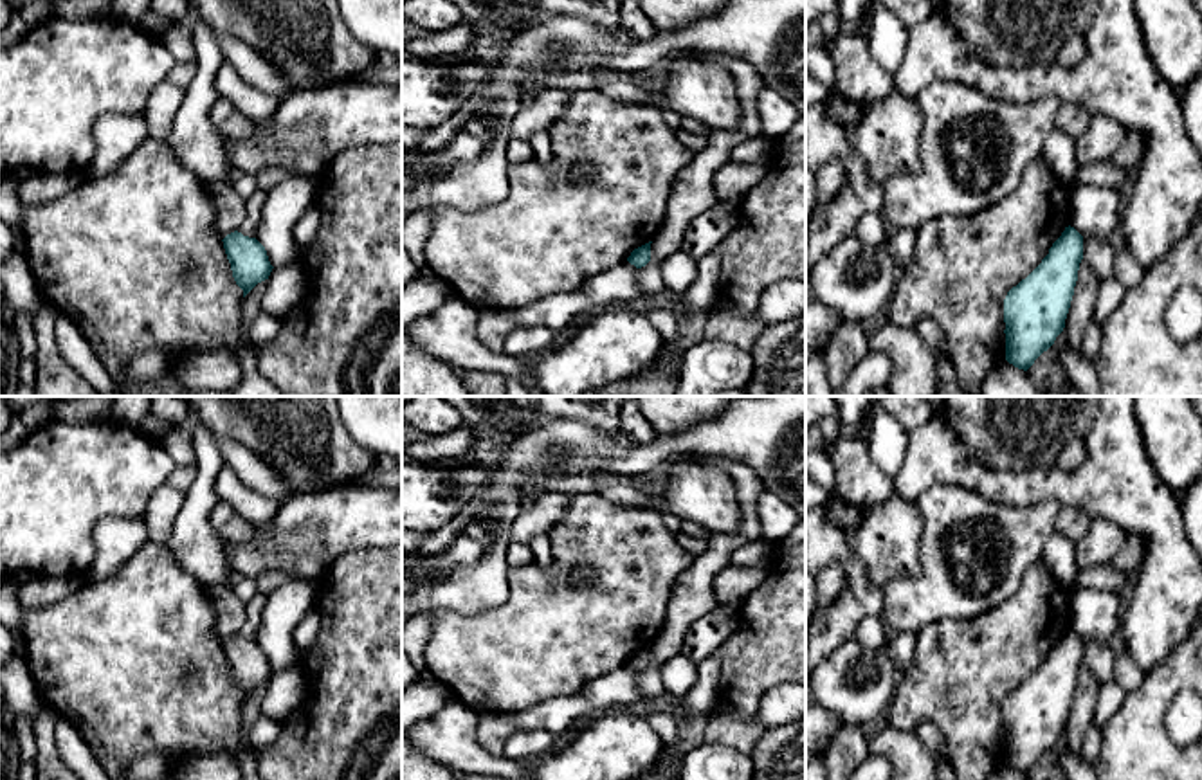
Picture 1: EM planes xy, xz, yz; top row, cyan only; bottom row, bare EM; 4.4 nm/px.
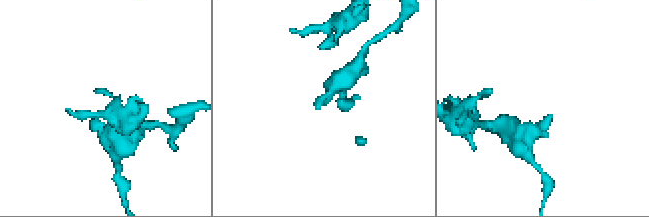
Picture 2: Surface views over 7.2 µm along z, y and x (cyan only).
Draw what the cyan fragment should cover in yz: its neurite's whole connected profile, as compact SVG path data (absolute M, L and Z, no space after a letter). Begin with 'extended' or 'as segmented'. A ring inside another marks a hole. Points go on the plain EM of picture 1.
as segmented; M1065 630L1042 667L1004 703L1006 764L1027 775L1065 731L1074 699L1083 639Z

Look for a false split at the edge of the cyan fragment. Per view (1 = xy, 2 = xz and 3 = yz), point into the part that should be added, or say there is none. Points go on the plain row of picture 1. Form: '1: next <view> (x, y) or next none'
1: next none
2: next none
3: next none

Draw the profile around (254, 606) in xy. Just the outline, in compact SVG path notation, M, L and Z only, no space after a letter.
M256 593L252 598L245 602L245 621L238 630L238 636L249 641L256 641L256 636L261 629L261 614L267 605L267 596Z

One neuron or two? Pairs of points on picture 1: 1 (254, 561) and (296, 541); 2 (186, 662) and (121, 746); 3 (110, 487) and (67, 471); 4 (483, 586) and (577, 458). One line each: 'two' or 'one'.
1: one
2: one
3: one
4: one

